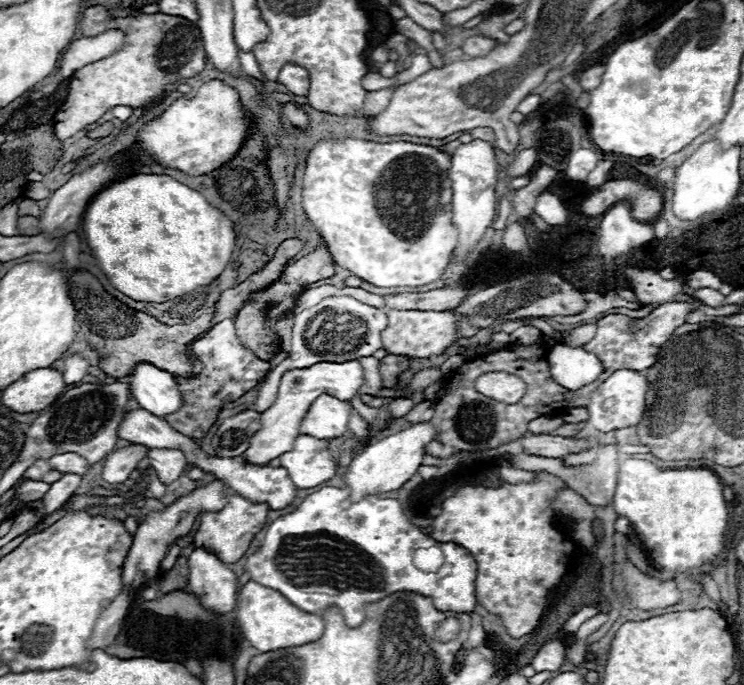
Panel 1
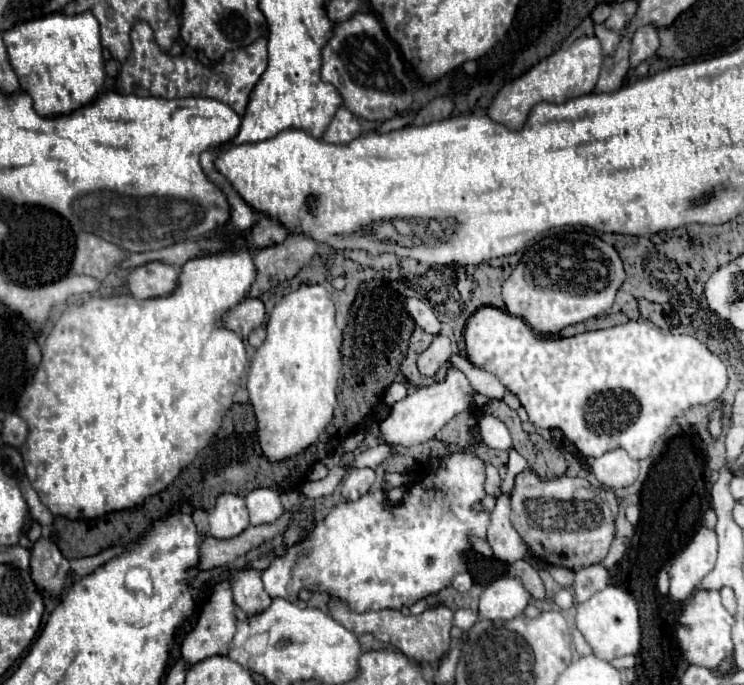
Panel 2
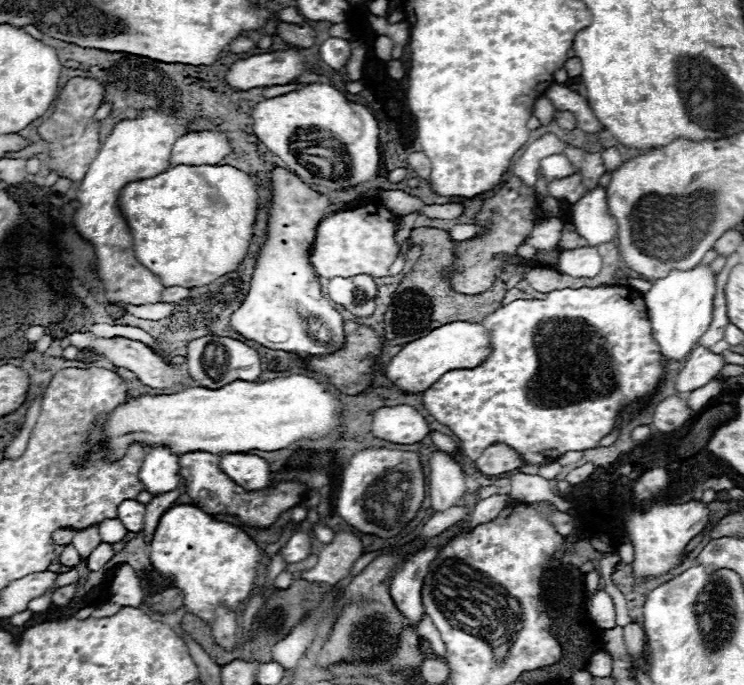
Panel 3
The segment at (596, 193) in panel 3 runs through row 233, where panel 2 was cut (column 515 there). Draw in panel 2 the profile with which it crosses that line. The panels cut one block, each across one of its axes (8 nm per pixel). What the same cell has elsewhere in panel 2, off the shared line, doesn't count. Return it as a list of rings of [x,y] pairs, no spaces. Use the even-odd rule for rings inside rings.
[[[504,576],[486,586],[480,596],[480,618],[488,620],[512,620],[520,616],[530,602],[530,592],[520,578]]]

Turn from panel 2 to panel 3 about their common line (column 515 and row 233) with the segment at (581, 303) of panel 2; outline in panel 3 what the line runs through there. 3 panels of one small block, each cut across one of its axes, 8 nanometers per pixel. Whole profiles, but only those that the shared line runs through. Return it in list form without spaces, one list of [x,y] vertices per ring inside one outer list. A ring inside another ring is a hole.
[[[282,168],[274,170],[272,184],[274,204],[268,222],[268,242],[260,252],[244,304],[232,314],[230,326],[244,338],[272,350],[298,356],[326,356],[340,350],[346,342],[344,320],[322,296],[320,278],[310,264],[316,228],[328,214],[330,200]]]

